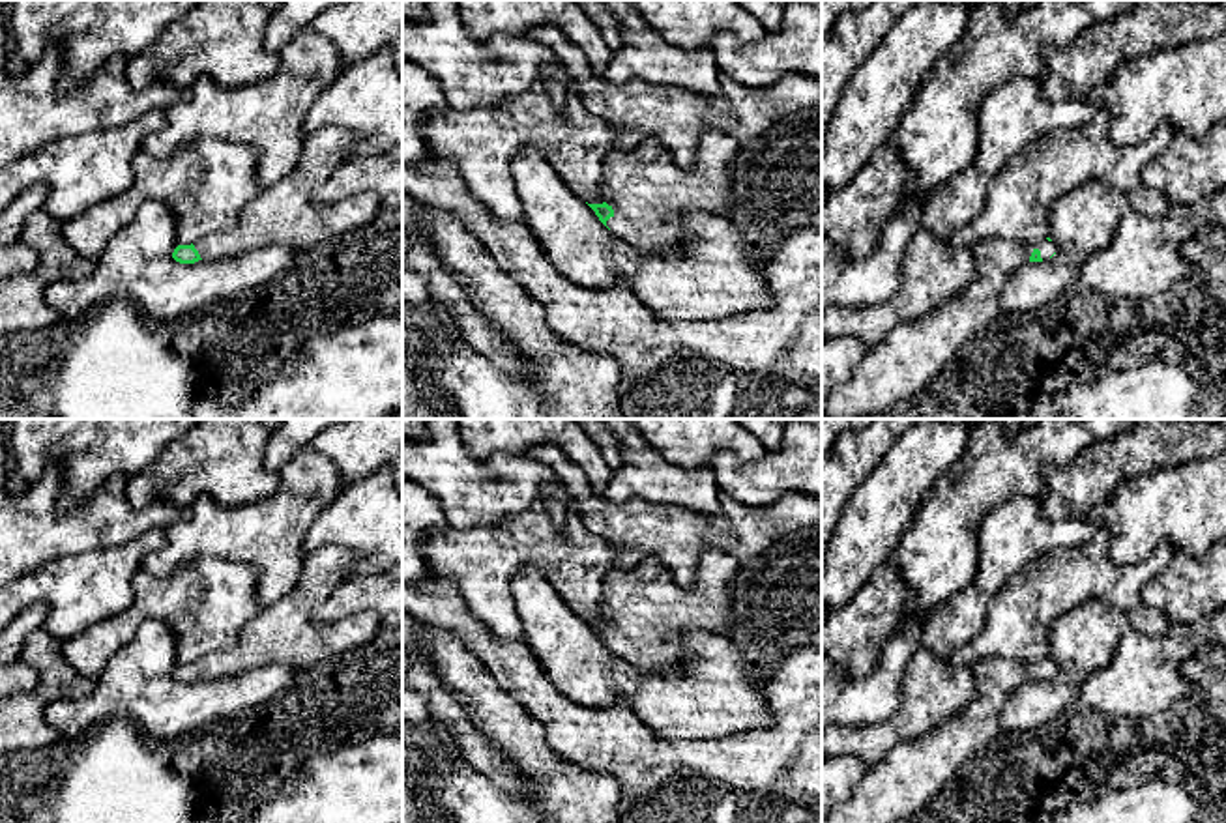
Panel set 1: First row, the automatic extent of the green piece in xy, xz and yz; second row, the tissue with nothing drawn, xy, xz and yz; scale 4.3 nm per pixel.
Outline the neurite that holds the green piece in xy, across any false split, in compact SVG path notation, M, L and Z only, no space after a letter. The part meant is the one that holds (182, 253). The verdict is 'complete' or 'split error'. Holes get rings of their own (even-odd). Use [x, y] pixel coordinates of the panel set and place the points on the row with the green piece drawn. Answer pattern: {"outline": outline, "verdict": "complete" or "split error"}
{"outline": "M322 127L305 135L303 152L296 168L279 183L258 193L240 213L236 226L225 232L213 232L197 243L178 245L172 258L180 264L195 264L198 260L238 258L270 245L286 245L290 249L307 251L318 241L337 238L348 230L358 230L371 223L382 209L374 193L358 193L337 202L318 202L314 193L328 181L339 165L348 157L348 146L356 135L341 127Z", "verdict": "split error"}

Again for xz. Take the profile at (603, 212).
{"outline": "M717 129L698 138L693 168L681 168L659 138L646 138L603 163L603 204L588 204L616 236L648 254L679 249L679 217L704 211L730 217L730 178L739 142Z", "verdict": "split error"}

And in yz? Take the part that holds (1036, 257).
{"outline": "M988 238L975 245L975 277L930 314L898 324L868 348L854 376L833 387L824 417L861 419L912 400L964 348L971 333L985 329L1000 312L1007 279L1026 262L1056 254L1050 238L1022 243Z", "verdict": "split error"}

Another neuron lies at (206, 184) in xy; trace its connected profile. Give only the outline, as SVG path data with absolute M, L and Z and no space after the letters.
M198 138L172 155L139 150L133 185L64 221L64 238L79 254L97 260L146 202L161 202L174 213L180 245L232 230L241 209L264 191L256 166L255 148L219 138Z

